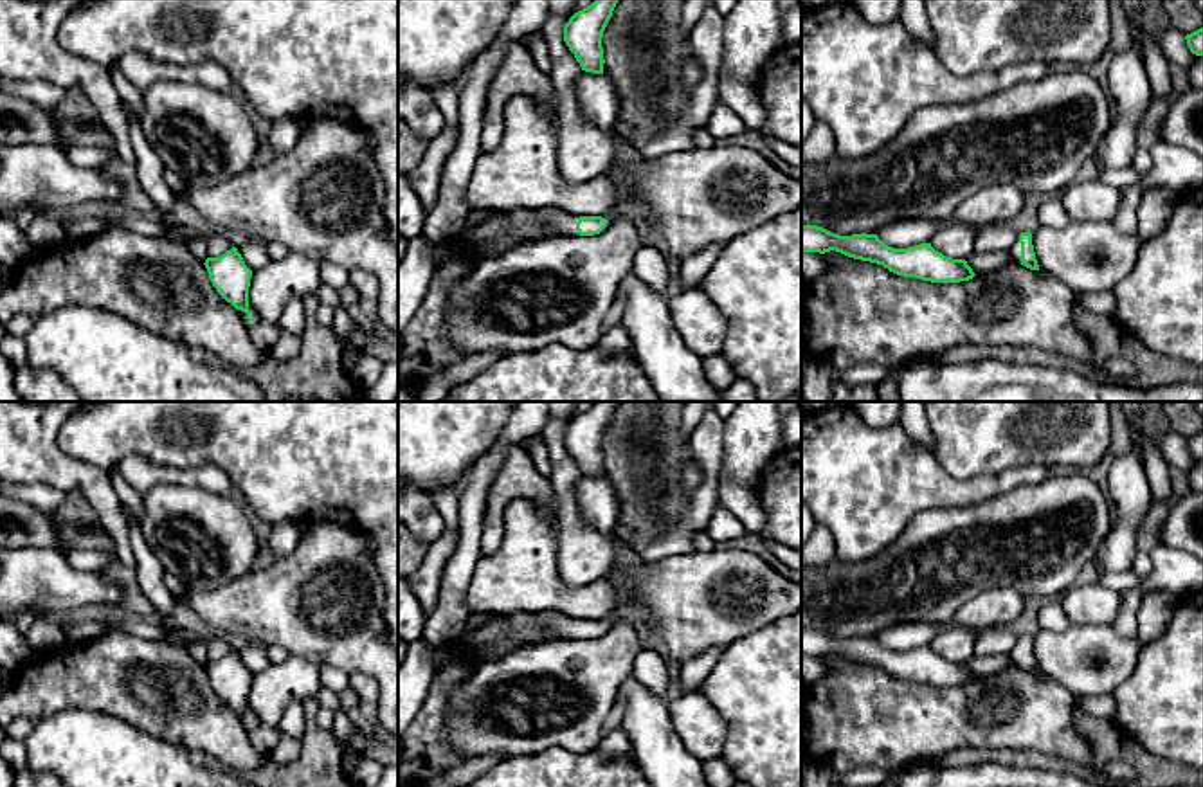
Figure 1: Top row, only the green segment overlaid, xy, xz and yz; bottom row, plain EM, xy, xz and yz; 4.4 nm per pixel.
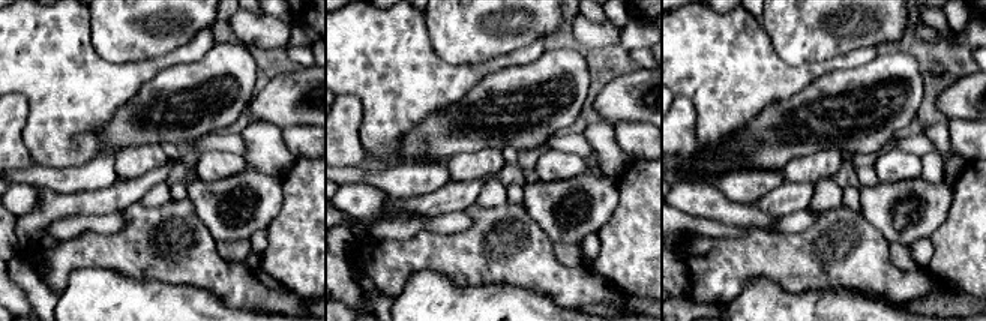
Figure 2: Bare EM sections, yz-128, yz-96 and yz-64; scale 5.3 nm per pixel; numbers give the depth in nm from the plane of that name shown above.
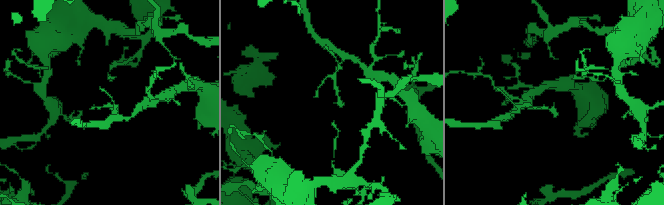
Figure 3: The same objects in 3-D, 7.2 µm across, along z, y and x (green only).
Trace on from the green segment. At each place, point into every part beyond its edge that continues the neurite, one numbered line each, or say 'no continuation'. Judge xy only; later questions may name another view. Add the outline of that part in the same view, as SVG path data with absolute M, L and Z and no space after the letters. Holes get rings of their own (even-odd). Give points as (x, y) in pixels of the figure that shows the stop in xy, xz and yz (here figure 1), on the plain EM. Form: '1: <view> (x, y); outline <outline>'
no continuation

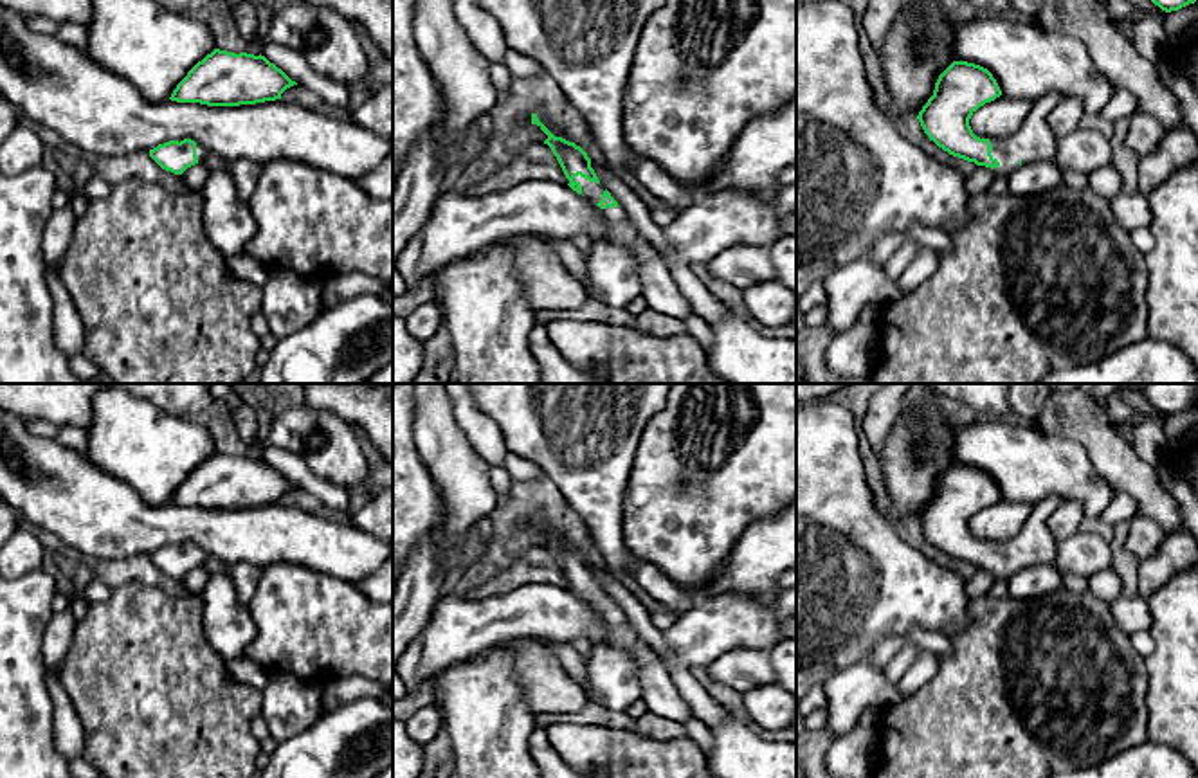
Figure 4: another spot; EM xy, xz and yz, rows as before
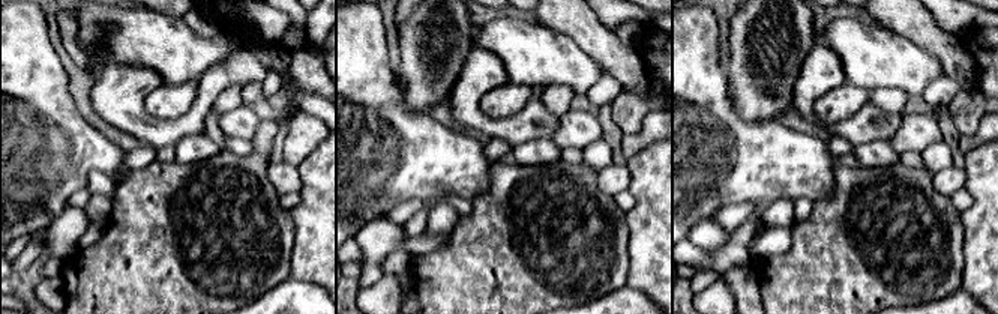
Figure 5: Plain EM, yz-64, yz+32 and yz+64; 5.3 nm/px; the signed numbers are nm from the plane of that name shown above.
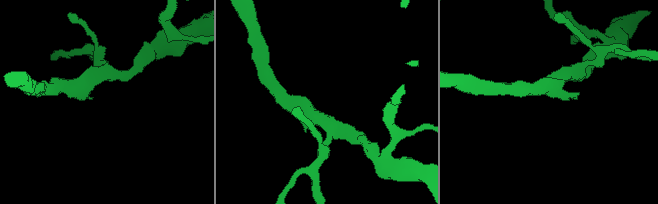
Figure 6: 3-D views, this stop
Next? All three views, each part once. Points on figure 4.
1: xz (589, 593); outline M580 578L573 584L582 589L582 598L589 602L594 609L602 603L602 598L605 594L604 587L589 585Z

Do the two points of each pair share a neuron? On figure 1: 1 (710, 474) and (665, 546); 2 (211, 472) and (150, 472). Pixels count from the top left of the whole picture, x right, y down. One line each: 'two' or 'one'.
1: one
2: one

